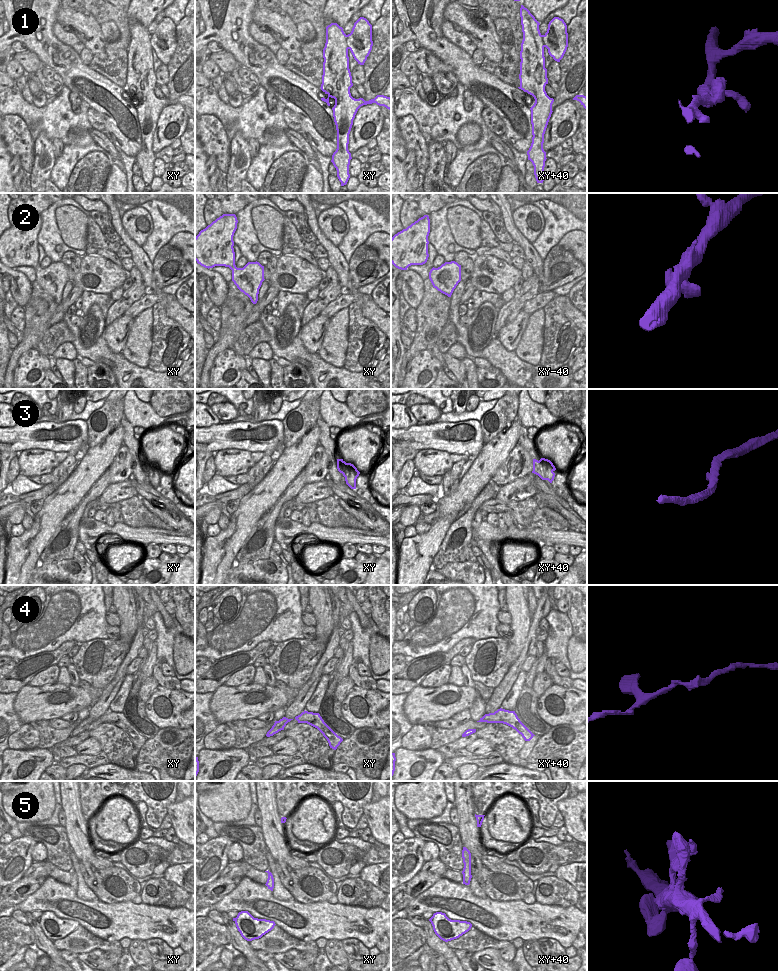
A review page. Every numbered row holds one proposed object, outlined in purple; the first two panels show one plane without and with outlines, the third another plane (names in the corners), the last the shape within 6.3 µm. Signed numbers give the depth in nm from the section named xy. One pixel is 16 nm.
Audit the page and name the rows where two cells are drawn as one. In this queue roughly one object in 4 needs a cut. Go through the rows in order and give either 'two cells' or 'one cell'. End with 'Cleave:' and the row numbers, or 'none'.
1: one cell
2: one cell
3: one cell
4: one cell
5: one cell
Cleave: none

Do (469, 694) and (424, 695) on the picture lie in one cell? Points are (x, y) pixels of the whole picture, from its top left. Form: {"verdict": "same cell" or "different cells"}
{"verdict": "same cell"}

